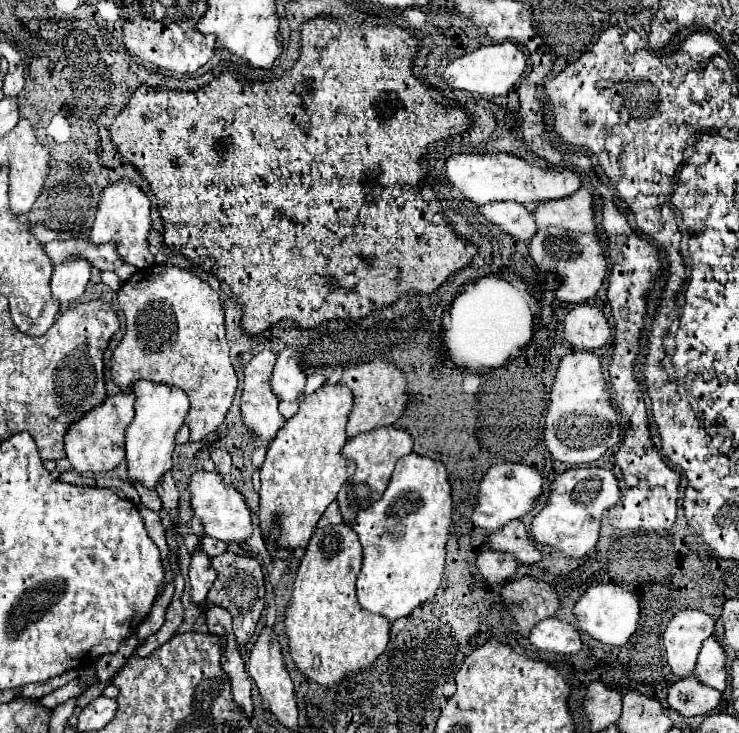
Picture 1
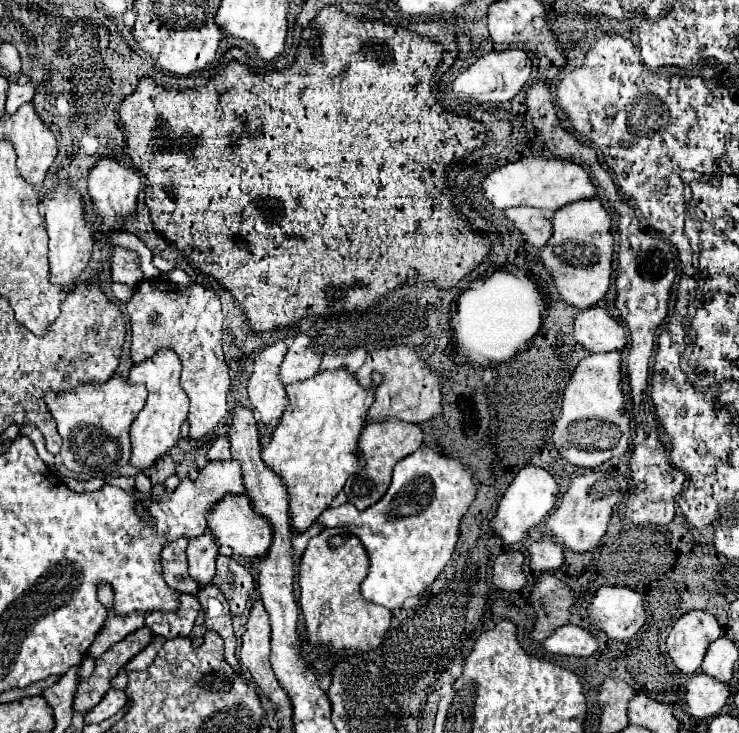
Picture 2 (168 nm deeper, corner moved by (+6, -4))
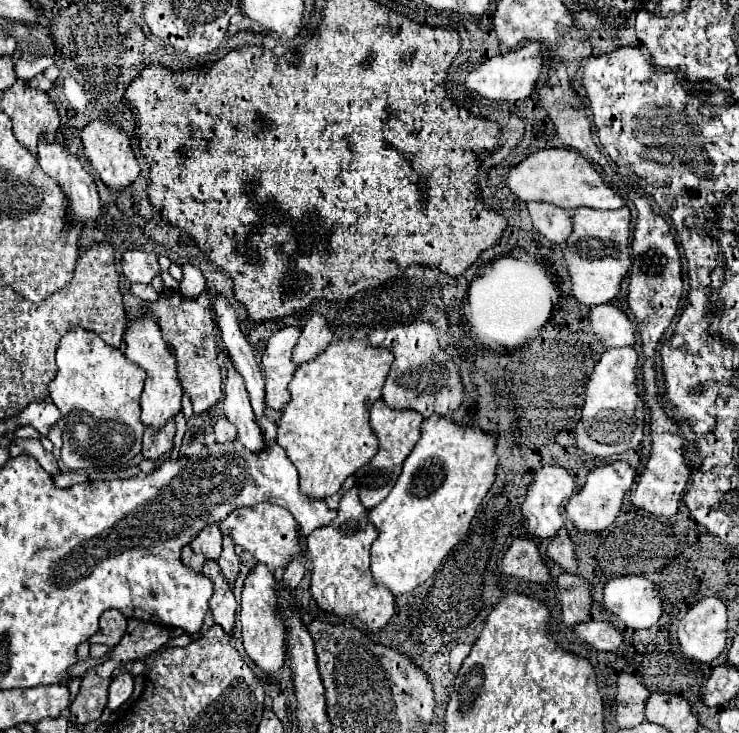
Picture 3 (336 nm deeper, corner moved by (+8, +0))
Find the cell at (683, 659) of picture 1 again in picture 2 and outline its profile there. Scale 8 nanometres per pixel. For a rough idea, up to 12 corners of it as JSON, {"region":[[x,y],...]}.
{"region":[[710,612],[682,614],[666,652],[682,674],[700,668],[722,628]]}

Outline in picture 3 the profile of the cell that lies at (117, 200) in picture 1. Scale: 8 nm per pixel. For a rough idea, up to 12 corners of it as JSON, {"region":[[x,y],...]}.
{"region":[[90,120],[84,152],[110,190],[140,174],[130,138],[112,120]]}

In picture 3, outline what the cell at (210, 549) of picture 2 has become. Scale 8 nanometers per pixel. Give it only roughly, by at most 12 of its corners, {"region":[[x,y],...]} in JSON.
{"region":[[208,524],[194,540],[192,550],[210,560],[220,558],[222,532]]}

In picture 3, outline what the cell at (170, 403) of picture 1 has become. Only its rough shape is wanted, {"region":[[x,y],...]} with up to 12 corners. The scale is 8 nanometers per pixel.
{"region":[[152,316],[128,320],[124,354],[148,374],[144,426],[182,408],[172,348]]}

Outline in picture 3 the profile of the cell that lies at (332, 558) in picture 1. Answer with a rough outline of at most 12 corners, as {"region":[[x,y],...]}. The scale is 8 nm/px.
{"region":[[350,488],[306,536],[318,606],[376,632],[394,596],[374,582],[378,530]]}

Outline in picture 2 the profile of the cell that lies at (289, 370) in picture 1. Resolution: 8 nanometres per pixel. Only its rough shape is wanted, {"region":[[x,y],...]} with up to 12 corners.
{"region":[[306,334],[296,336],[280,366],[280,382],[318,372],[322,356]]}

